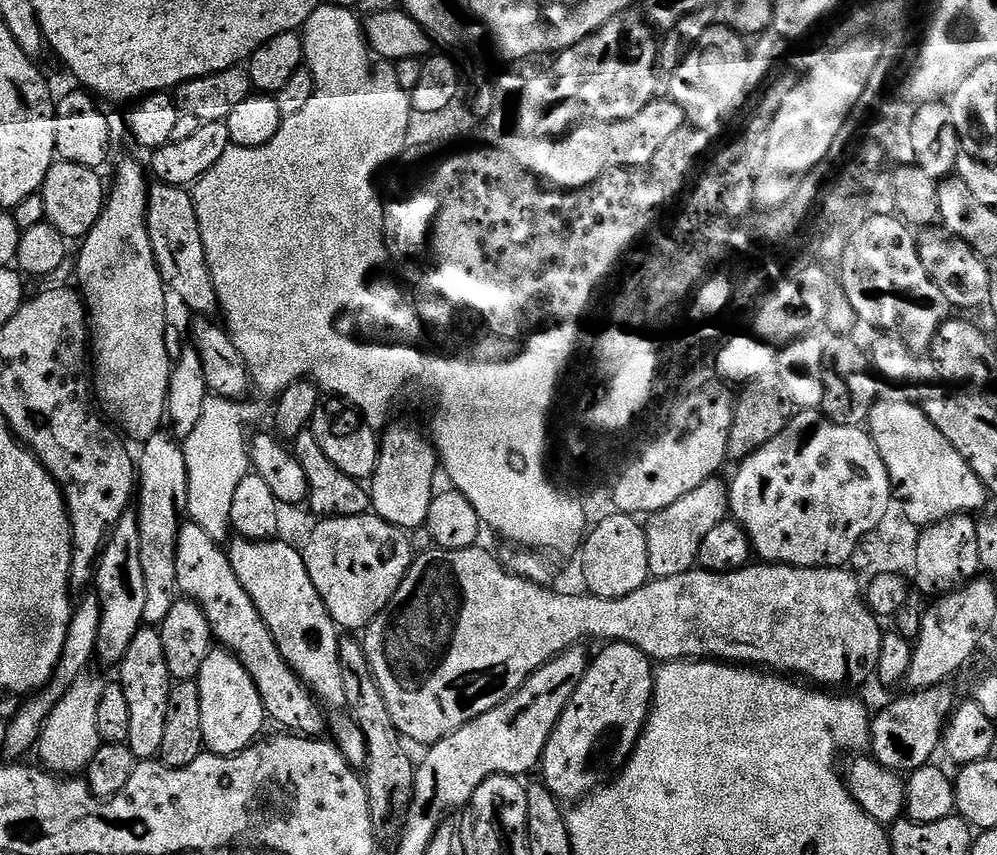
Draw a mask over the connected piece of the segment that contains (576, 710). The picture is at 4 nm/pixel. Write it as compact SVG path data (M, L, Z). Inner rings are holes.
M608 642L603 647L591 657L586 678L570 698L544 751L543 783L564 802L584 799L623 769L652 710L653 661L632 644Z

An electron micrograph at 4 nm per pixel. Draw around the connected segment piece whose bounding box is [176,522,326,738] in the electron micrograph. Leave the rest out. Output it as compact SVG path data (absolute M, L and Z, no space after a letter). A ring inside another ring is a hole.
M185 522L181 524L180 533L178 534L178 558L176 561L178 562L179 591L185 597L195 601L206 614L215 643L227 648L229 652L233 652L242 664L246 666L246 670L250 674L252 681L256 684L258 694L262 698L265 713L271 719L273 716L284 727L281 729L287 730L289 733L309 738L319 737L323 733L320 731L325 731L326 720L318 720L318 716L312 712L312 708L306 706L300 700L296 683L301 679L297 676L294 669L282 658L282 654L278 650L278 646L274 642L274 638L270 634L266 622L258 614L258 610L254 606L250 594L246 594L242 582L238 582L238 574L234 574L234 566L230 566L228 553L222 547L221 541L212 538L202 526Z

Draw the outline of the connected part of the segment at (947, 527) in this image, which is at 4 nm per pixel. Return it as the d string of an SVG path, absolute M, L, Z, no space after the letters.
M972 514L951 516L942 522L932 524L917 535L915 547L916 584L931 598L948 595L977 579L981 571L978 554L977 517Z

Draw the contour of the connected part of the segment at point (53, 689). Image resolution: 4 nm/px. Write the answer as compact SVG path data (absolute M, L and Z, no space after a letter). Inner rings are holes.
M91 594L84 601L75 605L70 630L66 636L66 646L62 658L52 675L52 681L39 692L31 695L24 703L20 713L8 724L4 732L4 748L9 752L9 757L24 758L28 751L35 749L40 742L42 730L48 724L48 715L56 709L56 705L73 691L72 684L80 680L80 675L88 668L88 663L96 656L98 646L98 626L102 626L102 606L99 595Z

